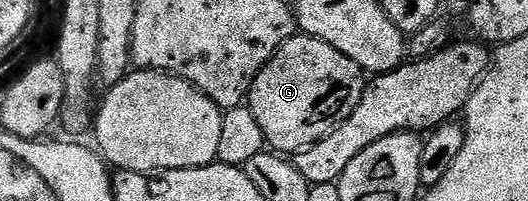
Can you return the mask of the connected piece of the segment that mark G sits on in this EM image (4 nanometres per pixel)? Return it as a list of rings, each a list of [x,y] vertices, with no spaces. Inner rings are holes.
[[[305,33],[290,38],[257,72],[257,76],[251,85],[249,105],[253,116],[257,116],[257,124],[265,136],[267,146],[272,151],[284,156],[294,156],[300,150],[307,150],[317,140],[321,140],[333,128],[337,128],[361,104],[361,96],[365,92],[368,79],[365,72],[349,56],[337,52],[333,44],[325,44],[325,40],[310,38]]]

